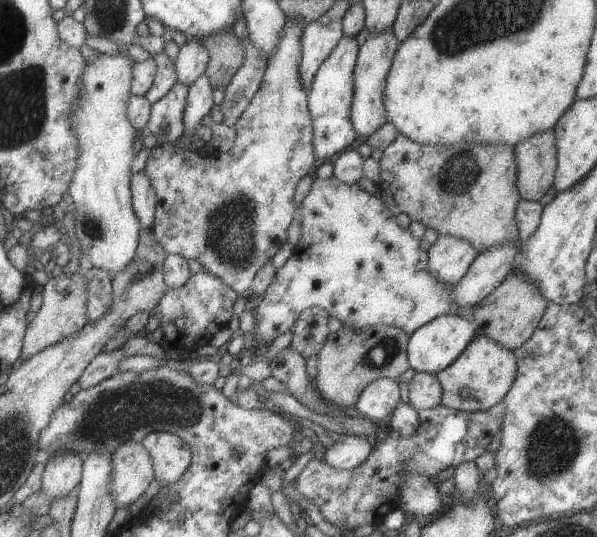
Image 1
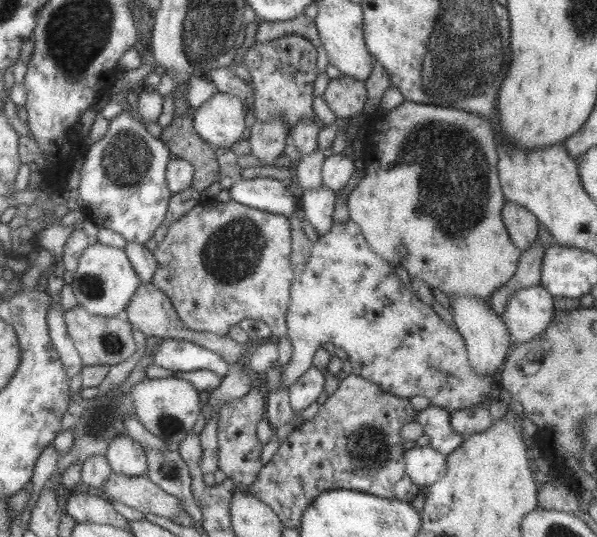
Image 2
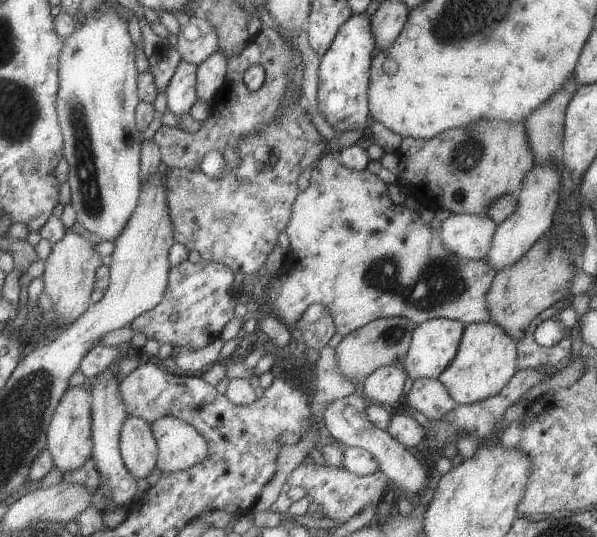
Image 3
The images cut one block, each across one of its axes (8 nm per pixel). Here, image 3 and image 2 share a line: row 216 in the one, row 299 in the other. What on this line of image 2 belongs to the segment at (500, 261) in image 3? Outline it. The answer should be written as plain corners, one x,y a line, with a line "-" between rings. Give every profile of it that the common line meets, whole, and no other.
539,284
510,294
500,317
507,325
512,342
525,342
548,327
554,310
553,296

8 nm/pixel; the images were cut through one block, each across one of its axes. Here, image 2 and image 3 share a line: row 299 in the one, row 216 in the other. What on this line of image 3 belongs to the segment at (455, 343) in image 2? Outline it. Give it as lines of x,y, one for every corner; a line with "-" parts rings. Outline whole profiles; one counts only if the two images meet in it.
328,149
320,155
311,170
309,185
305,187
305,190
297,193
293,204
291,204
291,214
284,230
284,233
289,237
290,244
280,266
282,275
274,276
274,278
267,281
265,305
271,310
271,314
277,316
284,325
289,326
296,322
310,304
323,304
329,309
335,332
341,336
349,334
352,330
377,318
403,317
417,325
431,319
453,319
462,322
464,325
473,322
489,322
490,316
487,312
487,304
485,304
485,294
489,290
495,270
487,264
487,260
485,258
465,260
465,258
454,256
453,252
443,248
440,232
436,232
440,230
434,230
435,228
431,228
429,222
424,222
420,218
419,209
411,210
404,205
393,204
388,196
387,184
377,175
369,172
367,168
359,171
349,170
347,166
337,162
336,155

